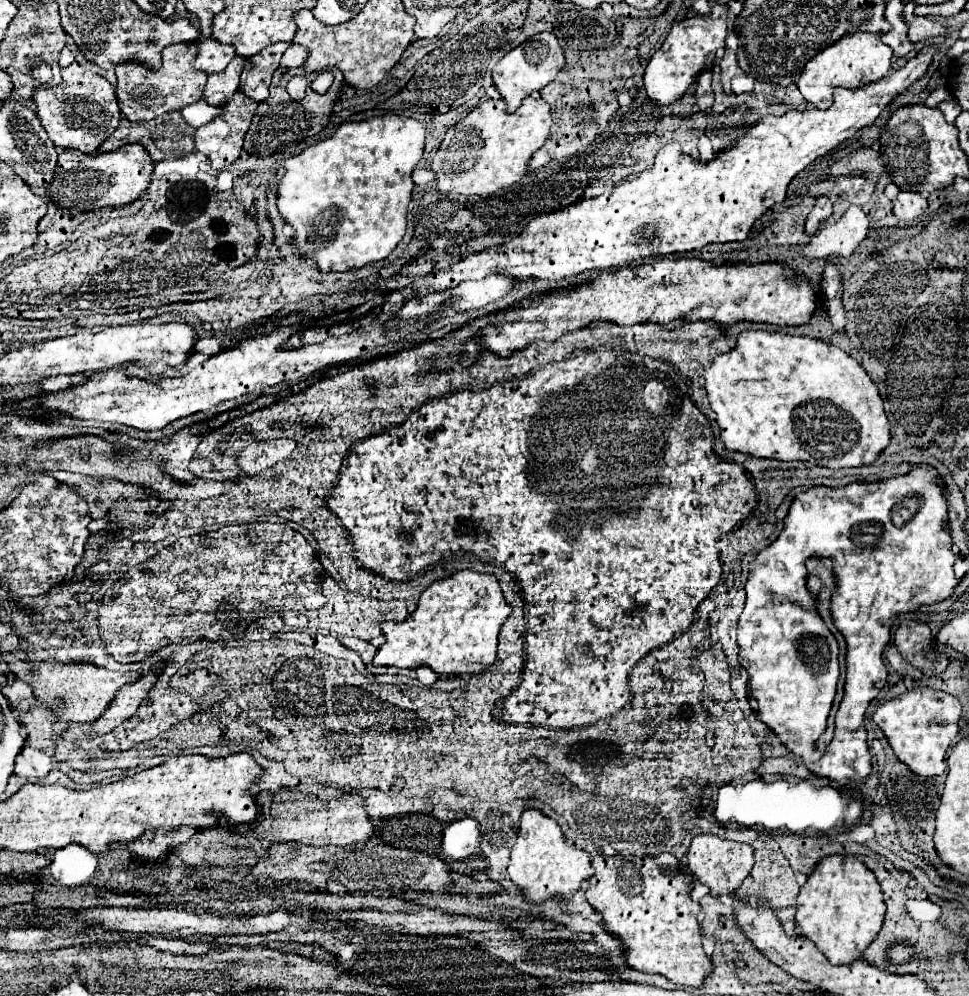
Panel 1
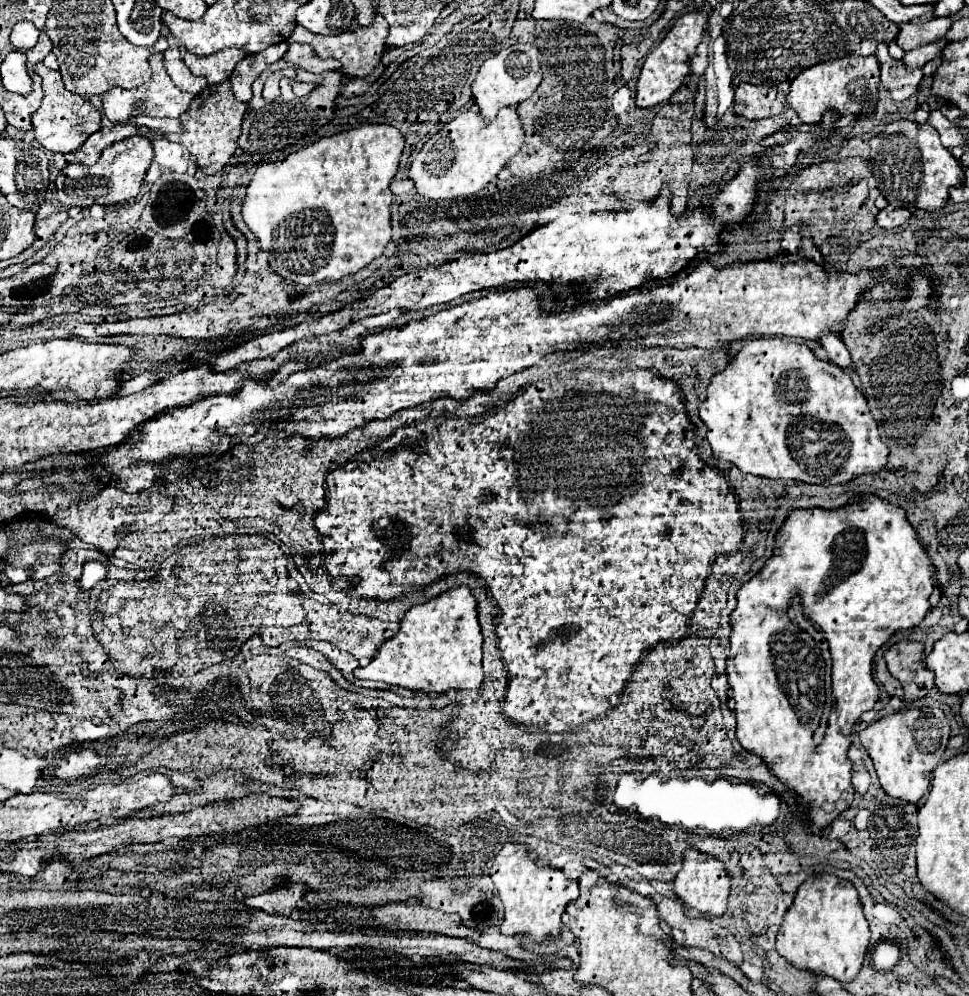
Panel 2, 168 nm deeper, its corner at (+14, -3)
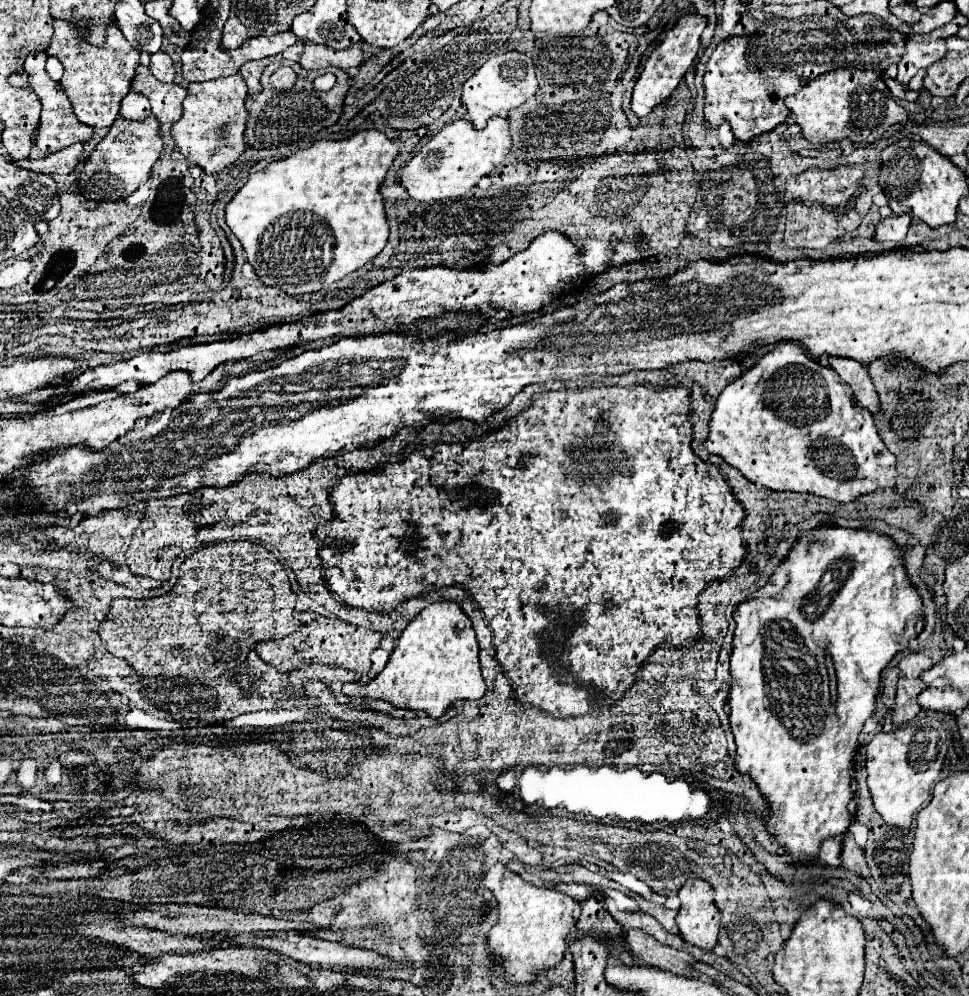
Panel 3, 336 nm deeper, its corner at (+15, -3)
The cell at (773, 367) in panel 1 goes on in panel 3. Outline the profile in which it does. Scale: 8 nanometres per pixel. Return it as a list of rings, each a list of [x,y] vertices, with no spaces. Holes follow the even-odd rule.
[[[780,343],[762,355],[754,367],[744,371],[740,379],[724,387],[716,399],[704,445],[710,453],[720,455],[728,465],[736,467],[754,485],[774,491],[814,493],[838,503],[848,503],[862,493],[896,485],[896,457],[880,439],[872,413],[858,405],[850,385],[846,385],[834,369],[822,367],[798,343]]]

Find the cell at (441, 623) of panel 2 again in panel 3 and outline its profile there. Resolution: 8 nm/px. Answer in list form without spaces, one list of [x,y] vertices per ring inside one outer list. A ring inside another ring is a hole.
[[[452,601],[424,607],[424,611],[420,611],[420,615],[416,615],[402,631],[388,665],[368,683],[344,683],[342,691],[356,697],[386,699],[396,707],[412,711],[424,709],[434,719],[458,699],[480,699],[486,691],[486,683],[480,673],[478,641],[468,615],[464,615],[460,605]]]

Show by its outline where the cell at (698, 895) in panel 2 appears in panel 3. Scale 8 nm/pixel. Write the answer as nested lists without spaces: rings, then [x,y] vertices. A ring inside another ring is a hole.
[[[688,879],[678,897],[682,901],[676,923],[684,941],[710,951],[720,929],[720,909],[714,905],[712,885],[704,879]]]

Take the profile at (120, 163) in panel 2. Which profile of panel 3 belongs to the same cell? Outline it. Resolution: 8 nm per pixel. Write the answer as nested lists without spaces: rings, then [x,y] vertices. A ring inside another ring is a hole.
[[[150,115],[146,121],[136,123],[118,117],[108,135],[95,148],[96,151],[92,151],[85,160],[84,171],[76,183],[78,191],[86,199],[94,201],[122,201],[148,181],[150,167],[160,157],[162,137],[158,133],[158,119]]]

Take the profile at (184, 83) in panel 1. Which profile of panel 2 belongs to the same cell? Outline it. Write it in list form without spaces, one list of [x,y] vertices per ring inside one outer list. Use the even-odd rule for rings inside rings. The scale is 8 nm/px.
[[[161,53],[151,55],[151,71],[153,71],[153,77],[149,79],[149,83],[145,83],[137,89],[125,91],[125,89],[115,87],[115,89],[111,89],[103,95],[103,113],[111,123],[127,123],[129,115],[149,115],[149,117],[177,119],[185,113],[193,95],[175,87],[175,83],[169,79],[169,75],[165,75],[165,69],[161,67]]]

